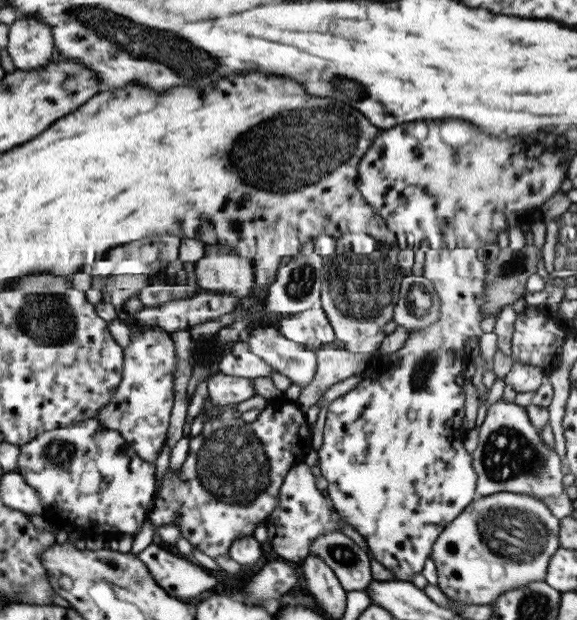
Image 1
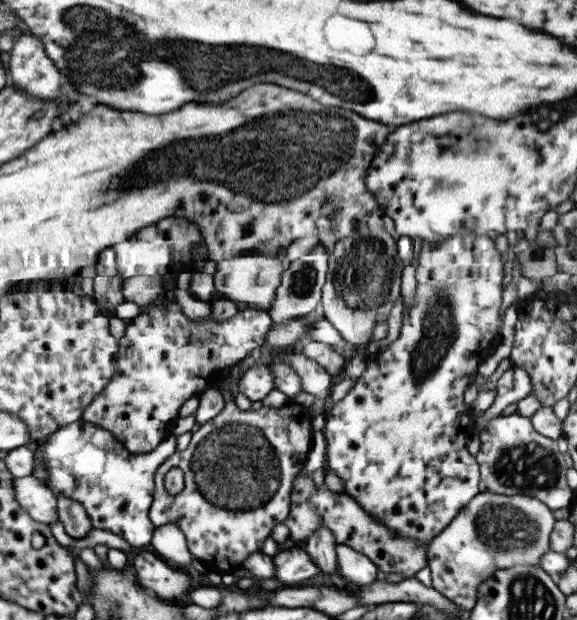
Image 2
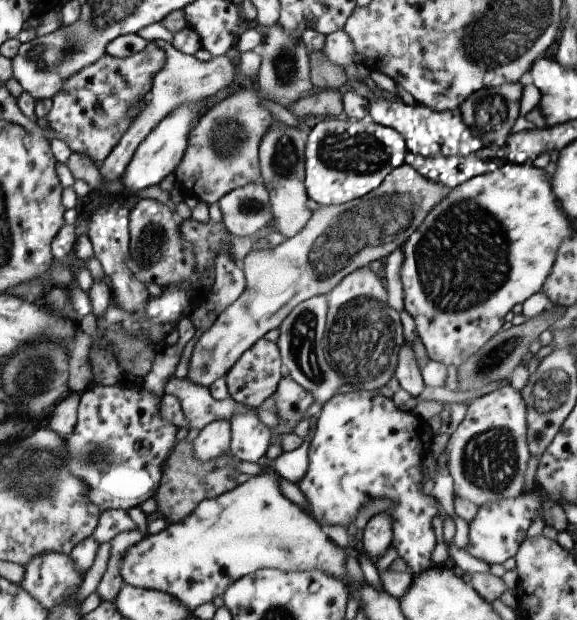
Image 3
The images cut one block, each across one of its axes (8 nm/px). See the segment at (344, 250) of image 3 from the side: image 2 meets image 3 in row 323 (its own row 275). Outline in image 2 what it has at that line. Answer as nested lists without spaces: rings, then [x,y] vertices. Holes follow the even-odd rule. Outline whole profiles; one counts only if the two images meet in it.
[[[255,253],[215,260],[215,272],[211,277],[213,289],[222,294],[222,298],[229,299],[239,306],[267,311],[271,306],[271,300],[275,298],[275,288],[279,285],[281,272],[281,259]]]

